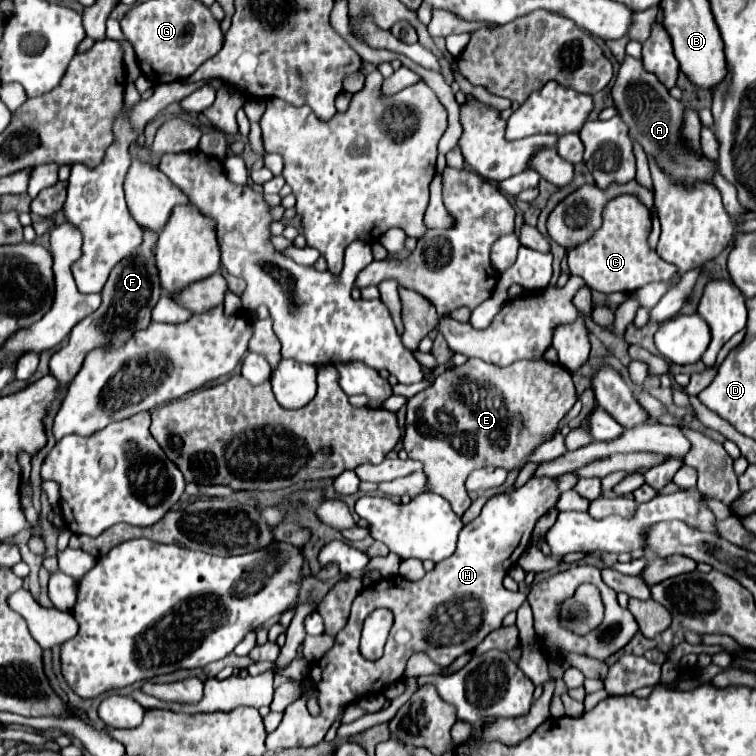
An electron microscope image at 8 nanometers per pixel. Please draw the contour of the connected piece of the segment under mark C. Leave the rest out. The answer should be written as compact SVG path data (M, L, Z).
M622 194L610 200L604 208L604 222L592 240L580 244L580 248L568 250L568 266L574 276L586 280L586 284L602 294L622 292L632 294L650 282L668 282L676 276L676 266L664 262L646 244L648 230L652 228L650 210L634 194Z

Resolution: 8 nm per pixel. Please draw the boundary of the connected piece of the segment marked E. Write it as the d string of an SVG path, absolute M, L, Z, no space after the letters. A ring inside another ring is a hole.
M468 358L462 366L452 366L436 378L436 382L408 398L406 404L406 426L404 426L404 450L412 460L424 464L424 474L428 476L430 490L446 498L456 514L464 514L472 500L466 492L466 478L486 466L500 466L504 470L522 468L528 462L528 456L544 442L556 436L560 420L570 412L576 402L576 390L572 376L566 368L552 362L530 362L520 360L506 368L488 364L478 358Z

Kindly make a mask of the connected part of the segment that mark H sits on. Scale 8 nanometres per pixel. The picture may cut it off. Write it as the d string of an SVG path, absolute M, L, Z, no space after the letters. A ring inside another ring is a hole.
M530 478L512 494L492 496L484 504L480 516L460 530L456 552L450 558L440 560L436 568L428 572L420 582L410 582L402 576L394 576L382 578L372 586L362 588L362 592L352 602L348 624L336 634L334 646L320 660L310 662L308 680L312 682L320 714L312 716L306 708L308 698L300 696L284 710L280 726L266 736L266 748L284 750L296 746L316 746L324 740L326 732L348 704L358 702L372 692L380 694L388 684L402 680L406 662L412 654L426 652L434 664L450 666L460 654L474 650L492 630L500 628L504 616L512 610L518 610L526 600L526 594L506 590L502 586L502 580L508 568L512 568L522 552L528 550L538 518L554 508L558 498L560 490L556 478ZM376 608L392 610L394 626L384 646L384 656L370 662L362 658L358 644L364 618ZM432 618L440 618L438 630L432 630Z

